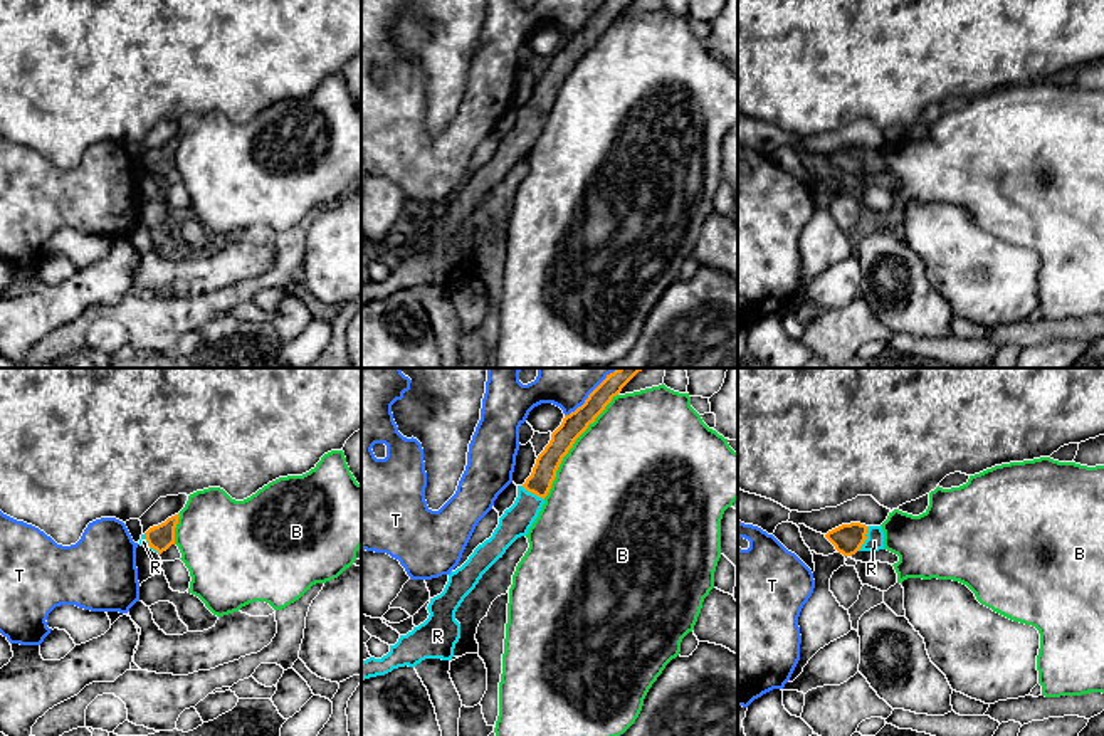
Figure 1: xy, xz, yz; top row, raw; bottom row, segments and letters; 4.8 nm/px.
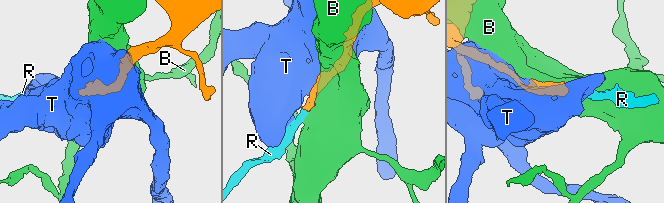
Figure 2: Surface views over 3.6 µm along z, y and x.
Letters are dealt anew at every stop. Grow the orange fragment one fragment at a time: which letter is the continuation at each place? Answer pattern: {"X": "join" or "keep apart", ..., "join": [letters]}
{"B": "keep apart", "R": "join", "T": "keep apart", "join": ["R"]}

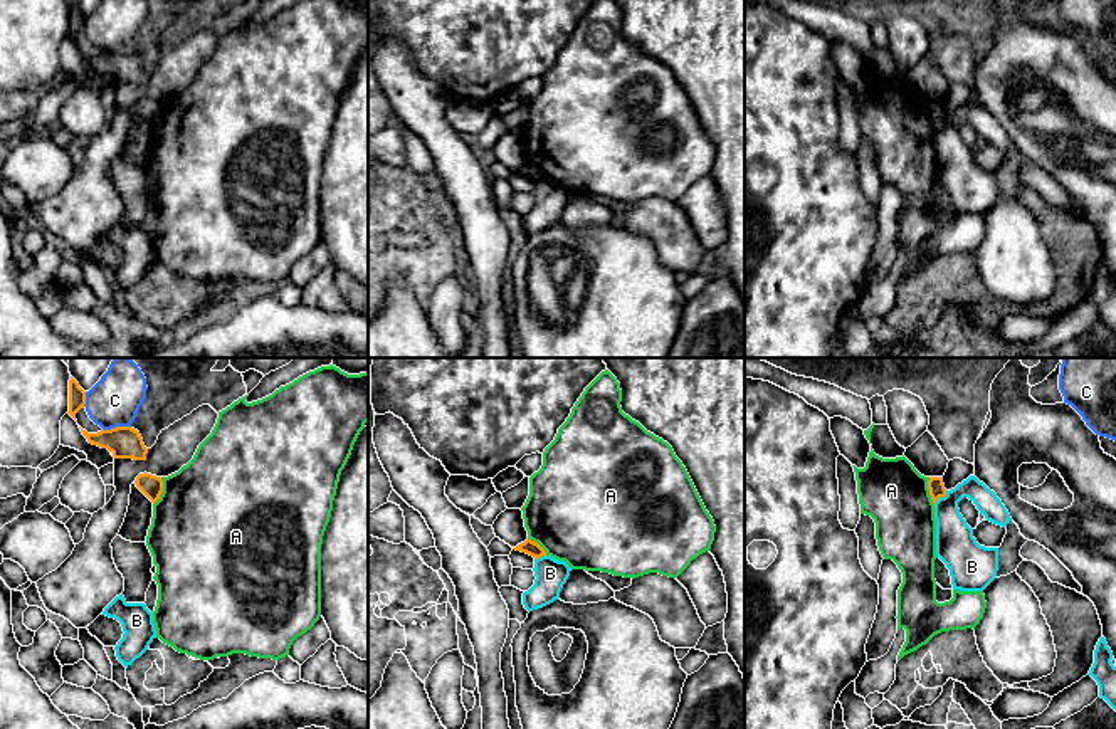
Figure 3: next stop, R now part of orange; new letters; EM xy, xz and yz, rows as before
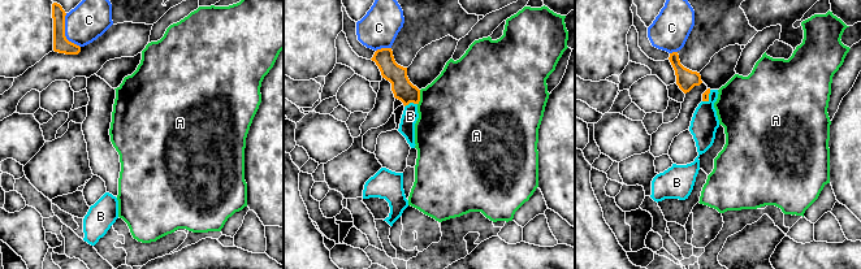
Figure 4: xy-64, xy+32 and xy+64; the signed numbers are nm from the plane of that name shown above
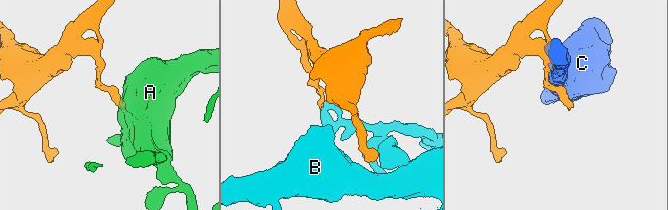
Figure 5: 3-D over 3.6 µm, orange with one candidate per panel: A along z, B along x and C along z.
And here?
{"A": "keep apart", "B": "keep apart", "C": "keep apart", "join": []}

